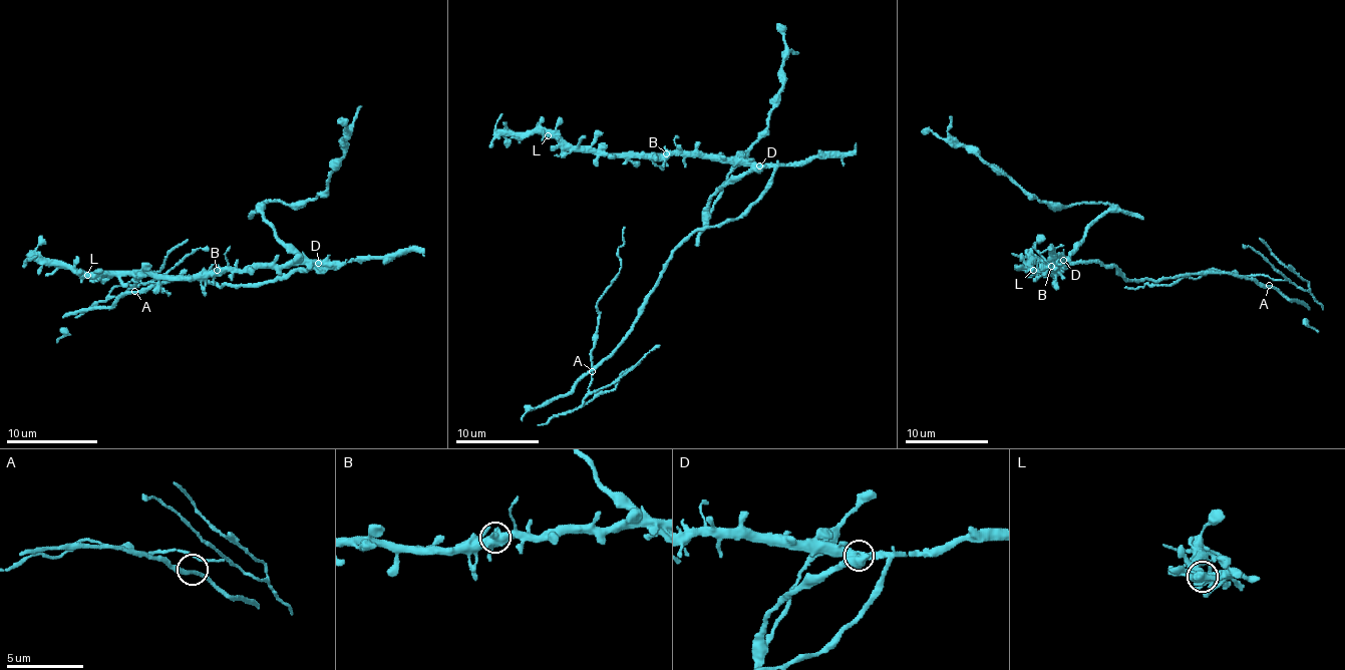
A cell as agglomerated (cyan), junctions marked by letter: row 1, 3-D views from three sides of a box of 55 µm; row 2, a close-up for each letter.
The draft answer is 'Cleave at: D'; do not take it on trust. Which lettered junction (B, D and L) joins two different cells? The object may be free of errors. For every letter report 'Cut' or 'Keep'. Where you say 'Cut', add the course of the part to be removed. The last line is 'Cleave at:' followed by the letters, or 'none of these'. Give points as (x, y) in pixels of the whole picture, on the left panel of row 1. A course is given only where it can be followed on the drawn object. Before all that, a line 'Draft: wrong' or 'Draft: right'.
Draft: right
B: Keep
D: Cut. Course of the part to remove: (319, 264), (335, 266), (224, 286), (180, 277), (139, 291), (134, 279), (141, 273), (143, 284), (171, 293)
L: Keep
Cleave at: D

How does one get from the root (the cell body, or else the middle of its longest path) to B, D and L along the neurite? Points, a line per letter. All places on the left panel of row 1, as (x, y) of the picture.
B: (298, 270), (335, 266), (287, 264), (251, 270), (217, 270)
D: (298, 270), (335, 266), (319, 264)
L: (298, 270), (335, 266), (287, 264), (192, 277), (87, 275)

